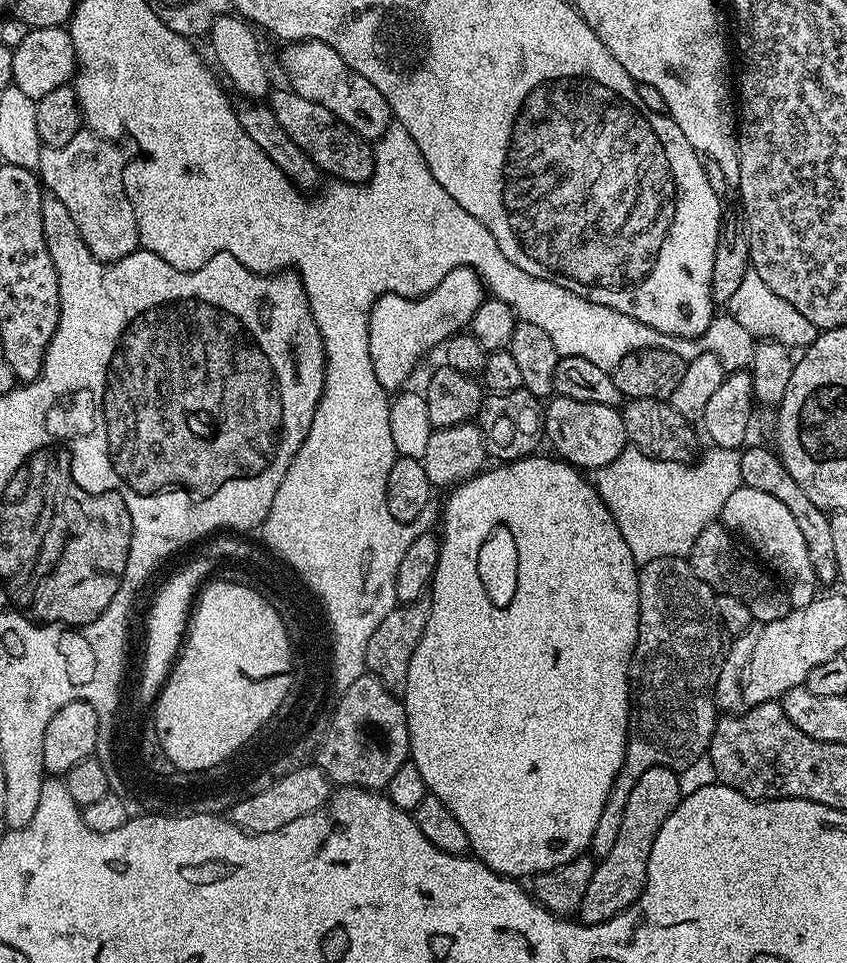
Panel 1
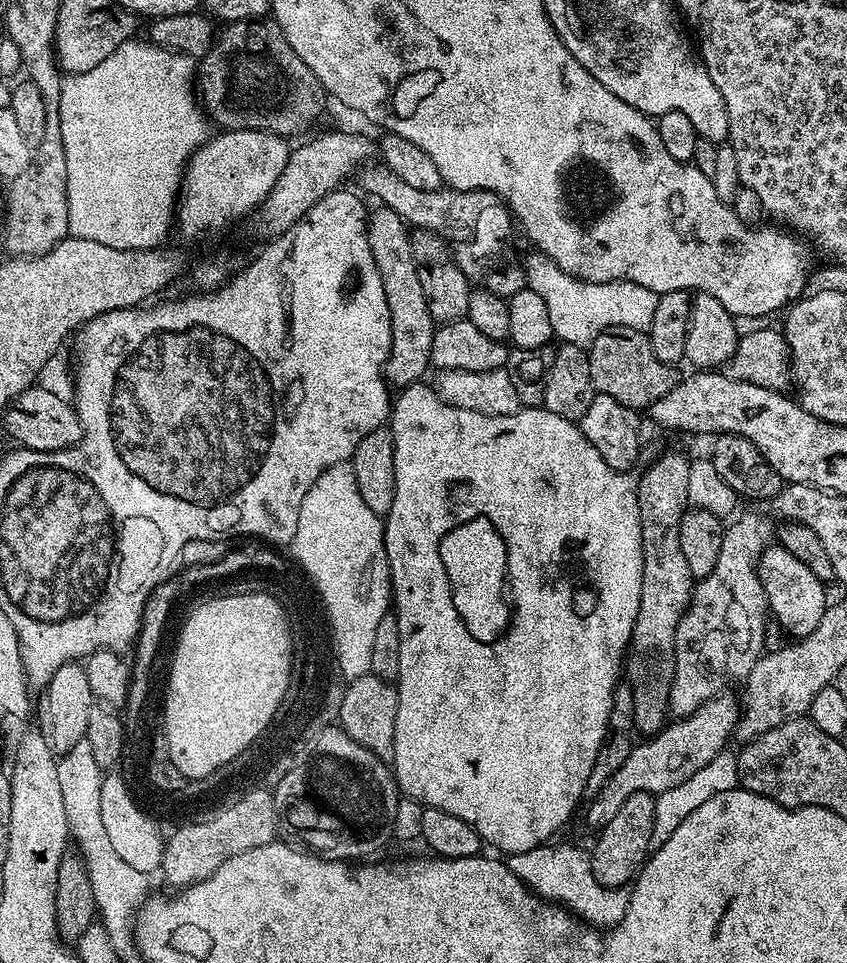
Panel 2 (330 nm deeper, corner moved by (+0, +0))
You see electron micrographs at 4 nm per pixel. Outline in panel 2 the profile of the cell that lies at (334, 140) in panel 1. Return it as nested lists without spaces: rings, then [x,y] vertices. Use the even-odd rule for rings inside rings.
[[[376,206],[376,209],[373,207],[368,217],[368,241],[370,254],[374,254],[374,266],[378,266],[378,278],[382,278],[382,290],[386,290],[386,306],[390,306],[390,354],[384,363],[384,379],[393,389],[402,390],[408,384],[425,379],[424,371],[429,371],[432,362],[430,346],[434,346],[438,321],[430,314],[430,306],[418,278],[409,225],[394,210],[385,206]]]

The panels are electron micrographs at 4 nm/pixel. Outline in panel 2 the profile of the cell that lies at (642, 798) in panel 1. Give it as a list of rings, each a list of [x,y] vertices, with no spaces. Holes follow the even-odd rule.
[[[635,792],[622,802],[618,814],[606,822],[604,828],[599,829],[596,845],[590,848],[592,873],[602,886],[607,888],[622,888],[631,885],[636,879],[636,873],[644,867],[644,861],[650,855],[653,847],[654,834],[654,806],[656,796],[650,792]]]

